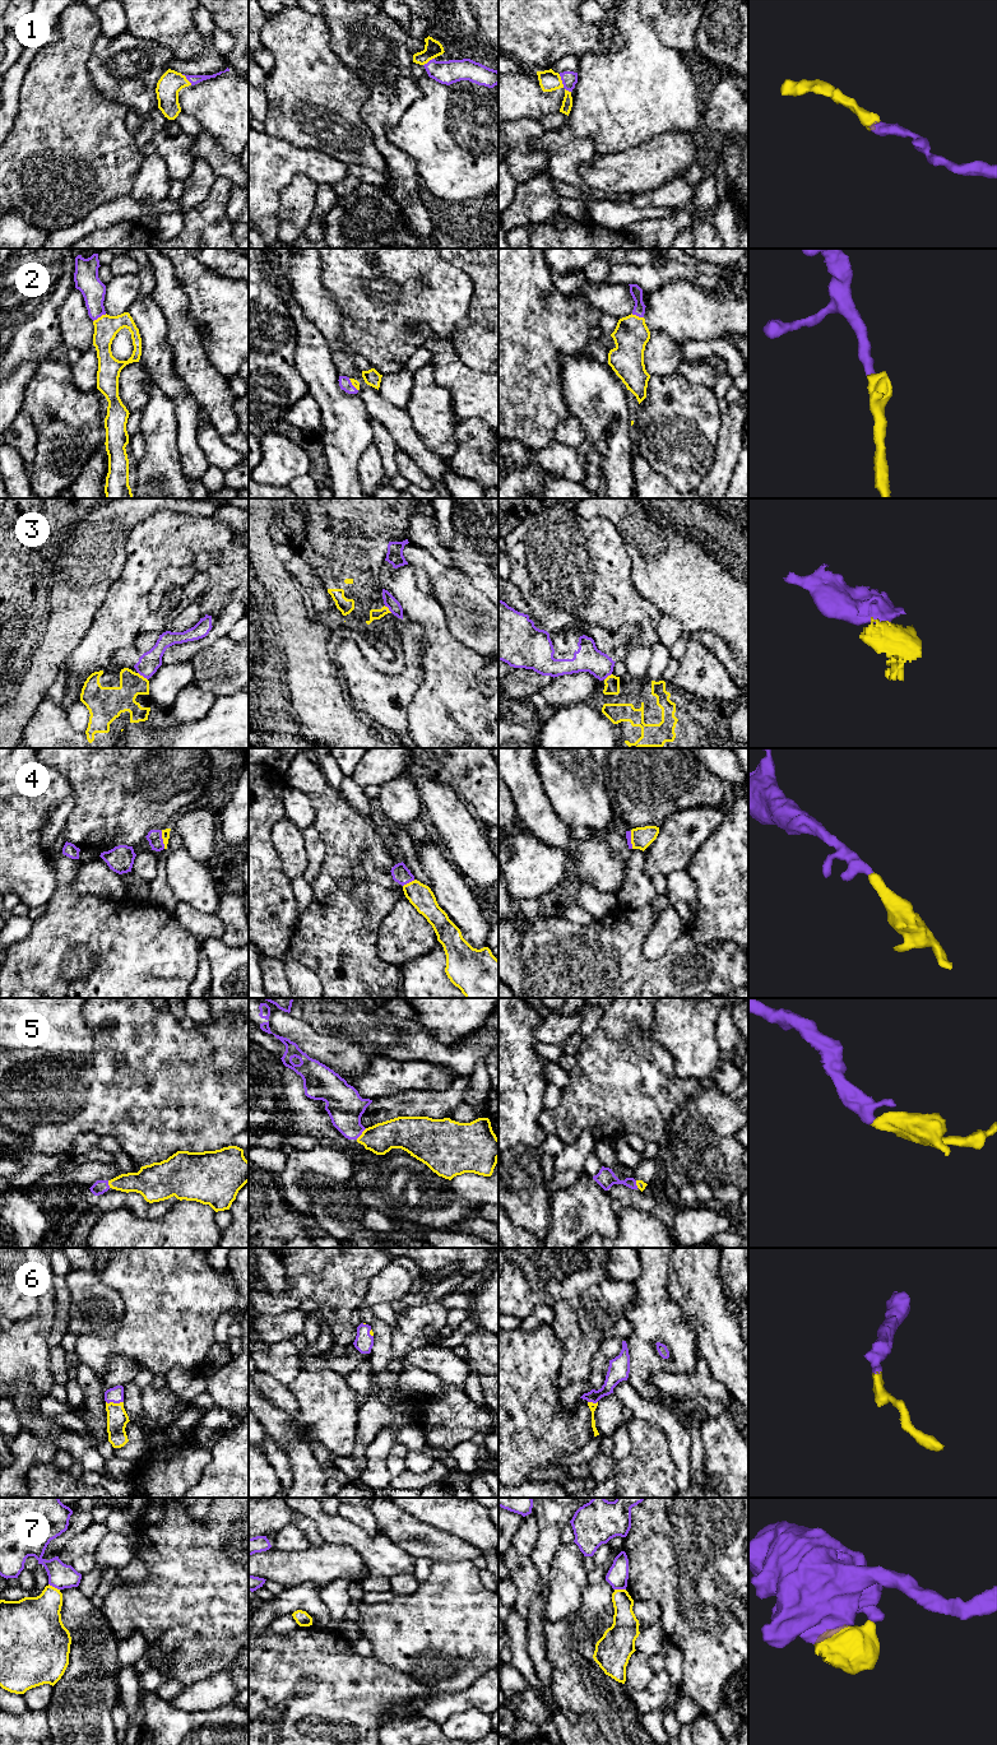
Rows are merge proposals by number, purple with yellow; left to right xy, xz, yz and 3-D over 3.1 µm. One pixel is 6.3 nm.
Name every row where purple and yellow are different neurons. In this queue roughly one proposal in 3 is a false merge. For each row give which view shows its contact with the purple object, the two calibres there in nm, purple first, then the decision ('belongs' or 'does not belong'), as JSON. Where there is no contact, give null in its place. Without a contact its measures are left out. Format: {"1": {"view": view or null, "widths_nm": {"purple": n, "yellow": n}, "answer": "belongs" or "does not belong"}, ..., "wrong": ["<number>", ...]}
{"1": {"view": "yz", "widths_nm": {"purple": 100, "yellow": 130}, "answer": "belongs"}, "2": {"view": "xy", "widths_nm": {"purple": 150, "yellow": 150}, "answer": "belongs"}, "3": {"view": "xy", "widths_nm": {"purple": 140, "yellow": 180}, "answer": "does not belong"}, "4": {"view": "xy", "widths_nm": {"purple": 100, "yellow": 50}, "answer": "belongs"}, "5": {"view": "xz", "widths_nm": {"purple": 240, "yellow": 200}, "answer": "belongs"}, "6": {"view": "xy", "widths_nm": {"purple": 100, "yellow": 130}, "answer": "belongs"}, "7": {"view": "xy", "widths_nm": {"purple": 160, "yellow": 300}, "answer": "does not belong"}, "wrong": ["3", "7"]}

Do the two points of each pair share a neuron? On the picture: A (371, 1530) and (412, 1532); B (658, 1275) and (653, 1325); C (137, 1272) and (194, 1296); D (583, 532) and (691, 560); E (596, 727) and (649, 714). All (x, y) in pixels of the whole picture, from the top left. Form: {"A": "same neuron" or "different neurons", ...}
{"A": "different neurons", "B": "same neuron", "C": "same neuron", "D": "different neurons", "E": "different neurons"}

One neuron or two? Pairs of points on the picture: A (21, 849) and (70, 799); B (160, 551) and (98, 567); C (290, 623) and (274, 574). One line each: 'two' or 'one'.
A: two
B: two
C: one

